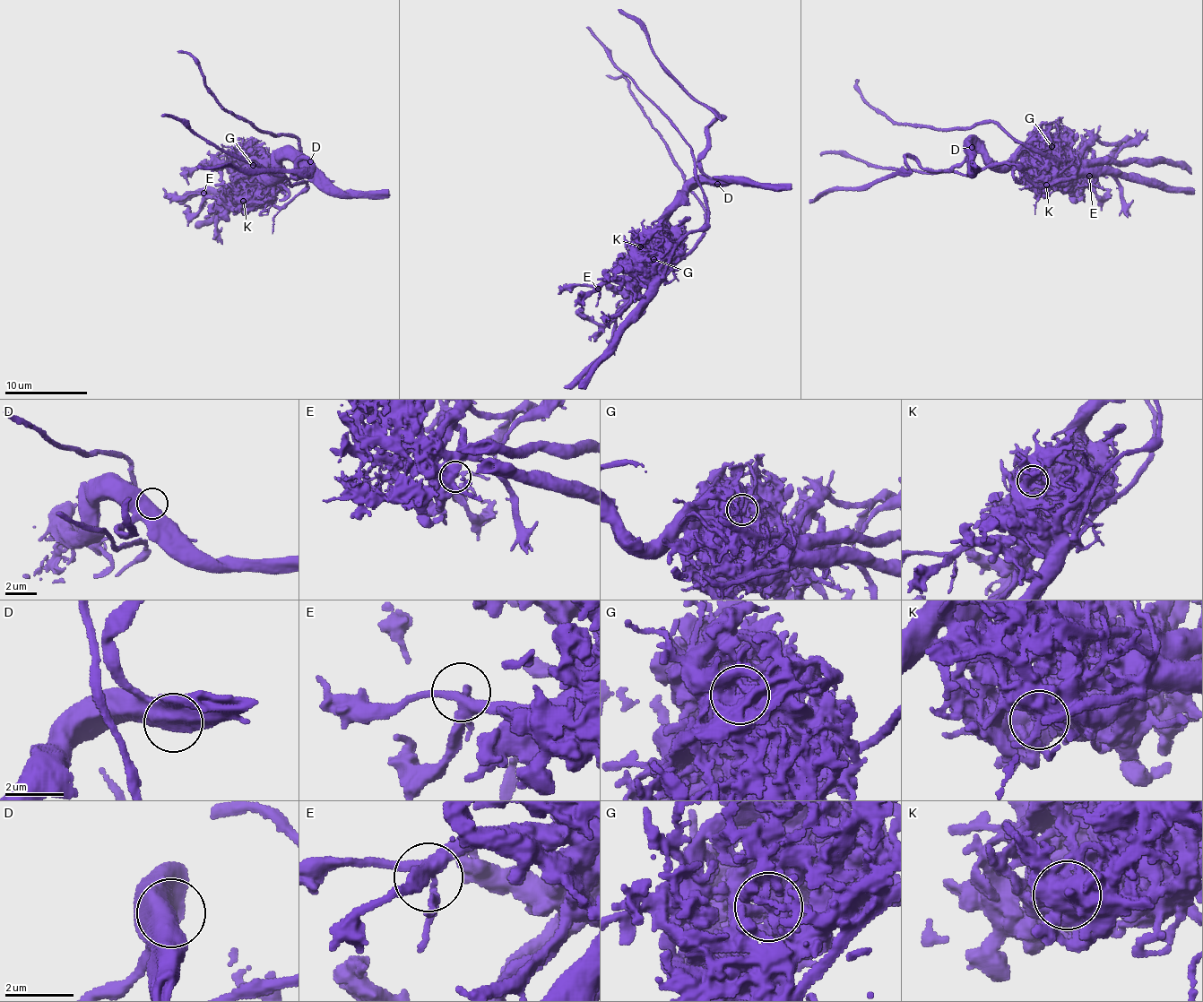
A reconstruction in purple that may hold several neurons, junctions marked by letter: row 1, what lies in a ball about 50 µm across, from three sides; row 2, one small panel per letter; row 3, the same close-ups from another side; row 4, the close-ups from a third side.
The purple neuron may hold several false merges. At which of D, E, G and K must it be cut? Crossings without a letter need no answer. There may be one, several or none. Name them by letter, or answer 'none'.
G, K

